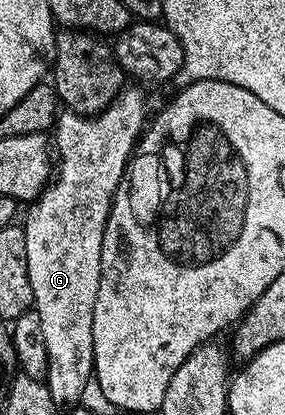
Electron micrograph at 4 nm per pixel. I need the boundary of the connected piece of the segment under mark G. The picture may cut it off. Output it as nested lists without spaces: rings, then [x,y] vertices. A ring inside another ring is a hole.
[[[123,144],[123,148],[83,148],[83,156],[75,156],[75,148],[71,148],[71,156],[61,158],[59,184],[52,183],[39,196],[43,204],[35,200],[30,205],[27,224],[22,225],[33,311],[41,322],[43,341],[51,344],[46,376],[71,376],[71,380],[79,380],[79,376],[87,378],[92,375],[93,370],[87,367],[87,360],[95,363],[93,306],[99,289],[103,232],[107,228],[107,216],[113,210],[113,201],[117,196],[115,191],[121,188],[119,175],[122,172],[124,175],[128,169],[132,154],[133,148],[127,144]]]

